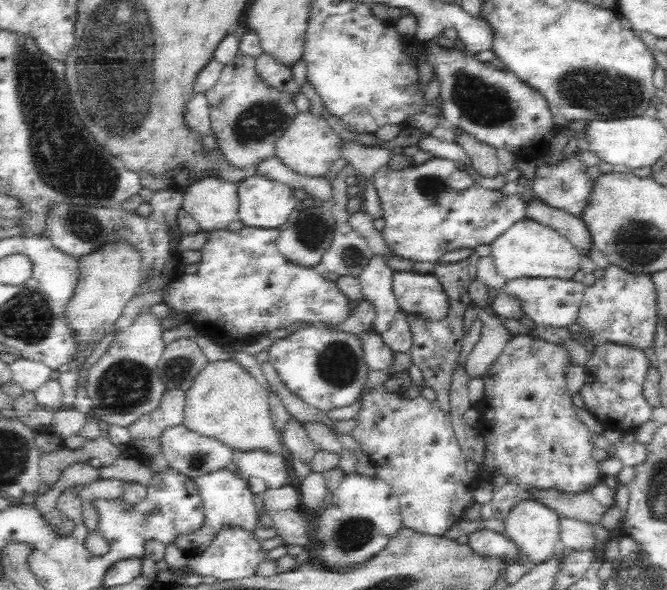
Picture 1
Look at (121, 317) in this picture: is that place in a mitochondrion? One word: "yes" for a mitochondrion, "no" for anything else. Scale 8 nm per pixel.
no

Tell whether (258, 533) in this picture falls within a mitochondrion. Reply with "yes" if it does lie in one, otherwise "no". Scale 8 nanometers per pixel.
no

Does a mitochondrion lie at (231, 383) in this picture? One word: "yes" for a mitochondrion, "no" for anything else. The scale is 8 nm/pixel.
no

